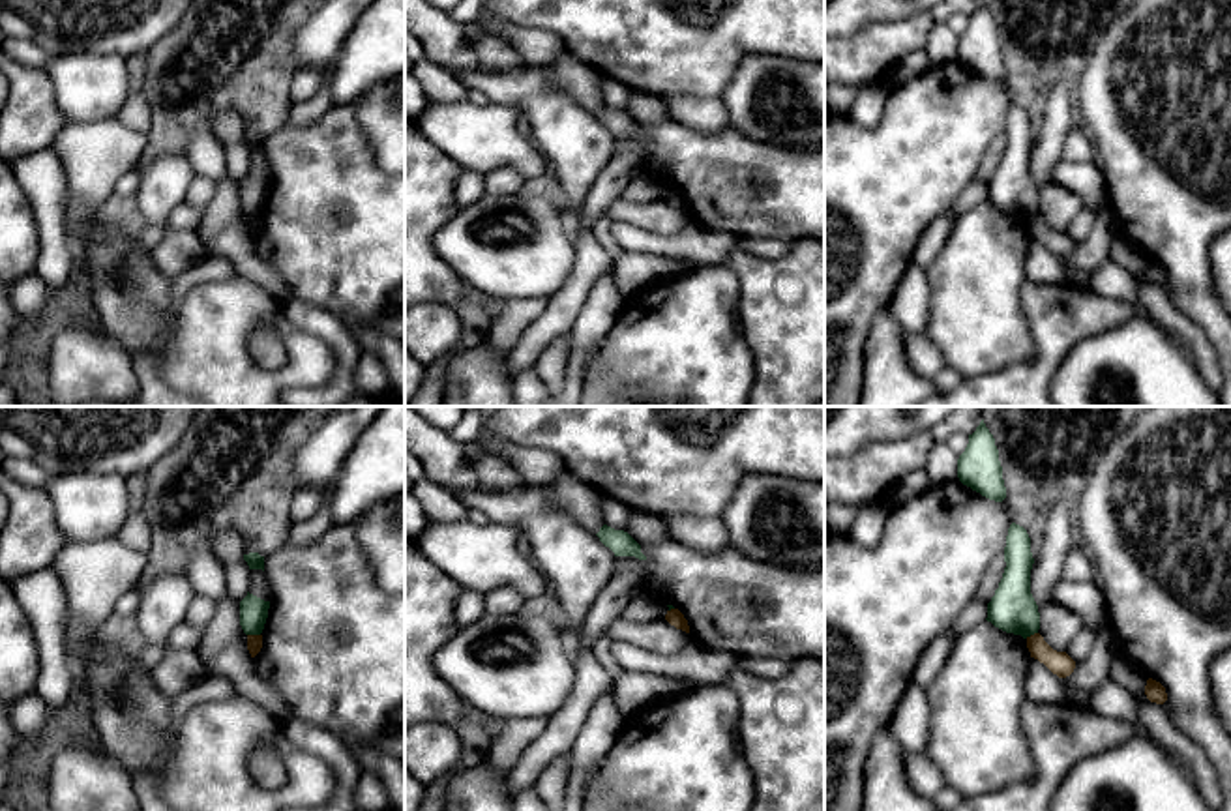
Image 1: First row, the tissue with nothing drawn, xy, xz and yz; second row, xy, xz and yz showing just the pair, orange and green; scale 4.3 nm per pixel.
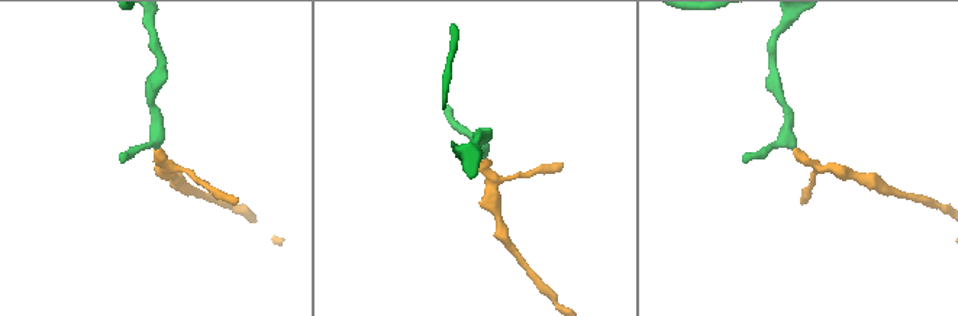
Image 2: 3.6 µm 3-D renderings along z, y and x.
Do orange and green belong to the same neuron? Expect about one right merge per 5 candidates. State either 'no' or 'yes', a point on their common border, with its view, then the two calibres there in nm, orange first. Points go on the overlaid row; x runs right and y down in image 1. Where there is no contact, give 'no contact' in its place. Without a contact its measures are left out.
no | xy (253, 635) | 60/130 nm

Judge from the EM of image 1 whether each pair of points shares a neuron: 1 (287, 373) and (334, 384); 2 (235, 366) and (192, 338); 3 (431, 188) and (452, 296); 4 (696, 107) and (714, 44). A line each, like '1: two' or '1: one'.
1: two
2: one
3: one
4: two

